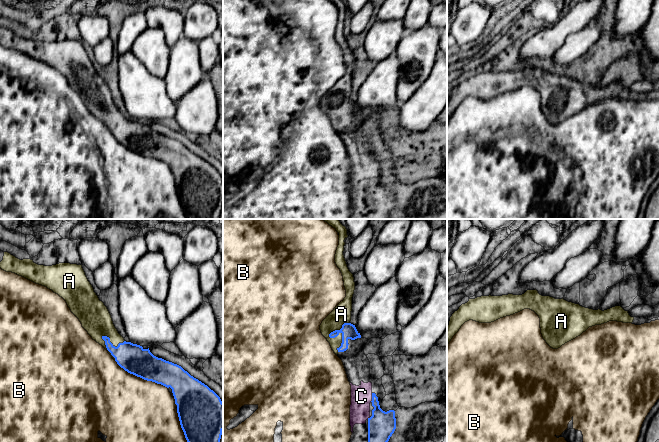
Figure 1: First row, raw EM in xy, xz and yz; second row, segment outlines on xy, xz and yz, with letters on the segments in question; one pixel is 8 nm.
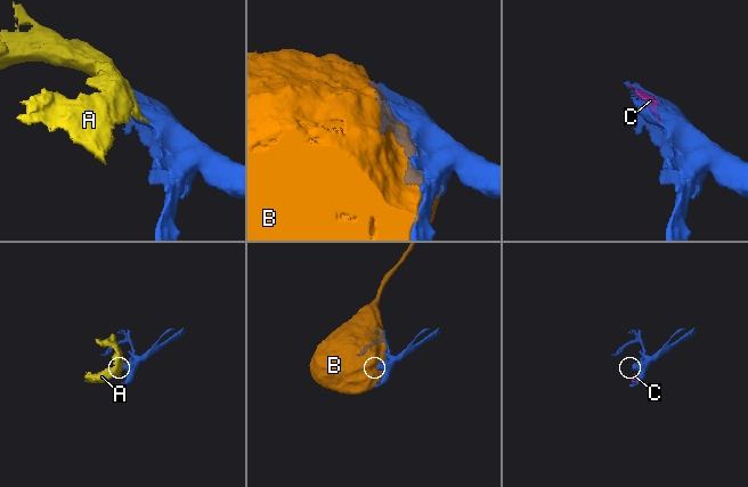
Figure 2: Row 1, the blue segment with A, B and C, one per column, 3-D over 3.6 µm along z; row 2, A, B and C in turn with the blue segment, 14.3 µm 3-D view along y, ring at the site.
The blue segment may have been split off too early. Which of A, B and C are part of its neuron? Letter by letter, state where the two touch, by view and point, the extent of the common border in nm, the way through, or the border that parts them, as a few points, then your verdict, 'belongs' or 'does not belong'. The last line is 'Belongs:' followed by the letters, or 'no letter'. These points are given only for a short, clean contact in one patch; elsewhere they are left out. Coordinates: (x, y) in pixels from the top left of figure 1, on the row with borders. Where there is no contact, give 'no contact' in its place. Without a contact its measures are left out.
A: xz (332, 337) | 260 nm | belongs
B: xy (141, 377) | 480 nm | does not belong
C: xz (372, 397) | 70 nm | across xz (381, 425), (377, 407), (372, 397), (361, 396) | belongs
Belongs: A, C

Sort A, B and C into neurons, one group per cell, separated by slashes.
A C / B

